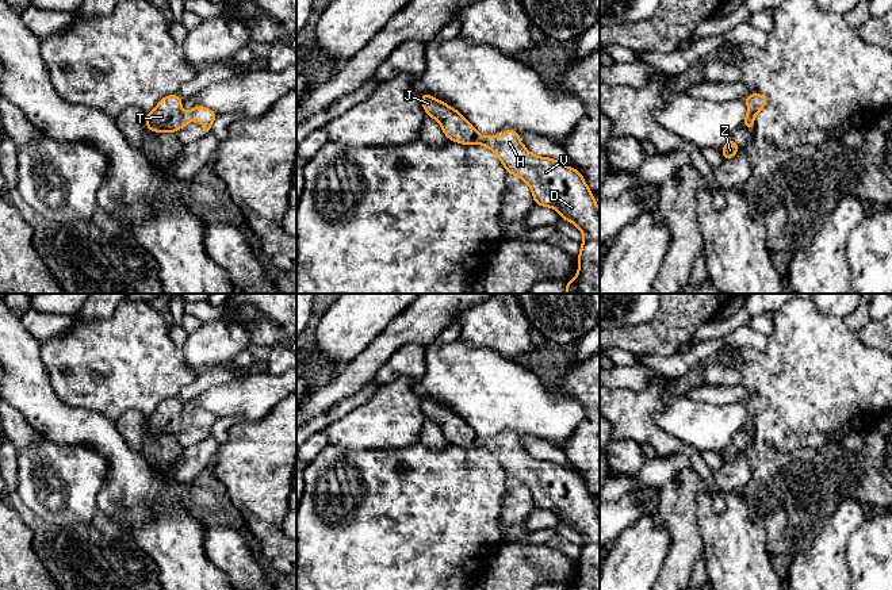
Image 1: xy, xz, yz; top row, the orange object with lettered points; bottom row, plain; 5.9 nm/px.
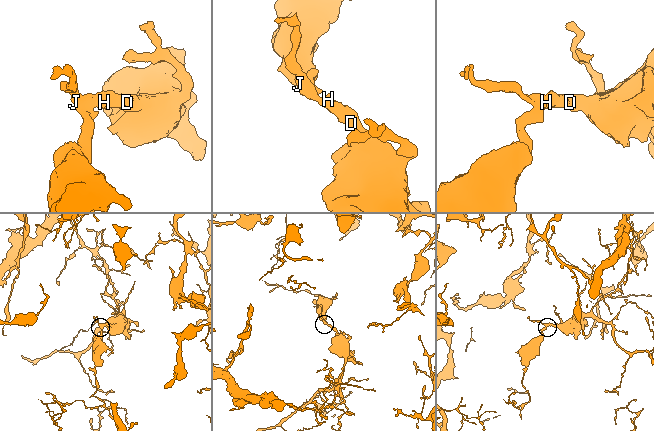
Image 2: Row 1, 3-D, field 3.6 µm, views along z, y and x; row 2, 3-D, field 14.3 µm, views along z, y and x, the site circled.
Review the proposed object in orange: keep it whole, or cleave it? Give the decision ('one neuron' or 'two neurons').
one neuron

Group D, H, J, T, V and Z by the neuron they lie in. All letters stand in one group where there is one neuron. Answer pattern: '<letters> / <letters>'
D H J T V Z

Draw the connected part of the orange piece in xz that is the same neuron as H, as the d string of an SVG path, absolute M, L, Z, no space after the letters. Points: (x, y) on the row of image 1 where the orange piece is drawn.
M421 93L425 114L436 119L449 141L464 145L485 145L505 166L506 172L524 180L532 191L535 204L556 210L560 219L570 221L583 235L578 256L578 273L567 280L567 294L600 294L600 208L581 172L560 161L533 156L520 141L516 130L505 130L502 137L482 137L475 127L453 107L436 97Z

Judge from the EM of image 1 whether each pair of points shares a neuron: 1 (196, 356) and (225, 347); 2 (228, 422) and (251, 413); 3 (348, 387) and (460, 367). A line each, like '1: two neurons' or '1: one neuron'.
1: one neuron
2: two neurons
3: two neurons

